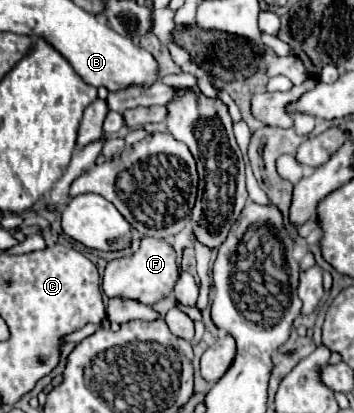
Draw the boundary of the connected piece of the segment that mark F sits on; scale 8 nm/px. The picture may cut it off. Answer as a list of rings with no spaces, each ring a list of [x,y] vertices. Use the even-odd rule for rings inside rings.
[[[144,236],[140,240],[140,248],[132,256],[122,256],[110,260],[104,270],[104,294],[108,298],[122,298],[122,300],[136,300],[144,306],[154,306],[158,300],[166,298],[174,282],[178,280],[178,262],[176,250],[166,240]]]

